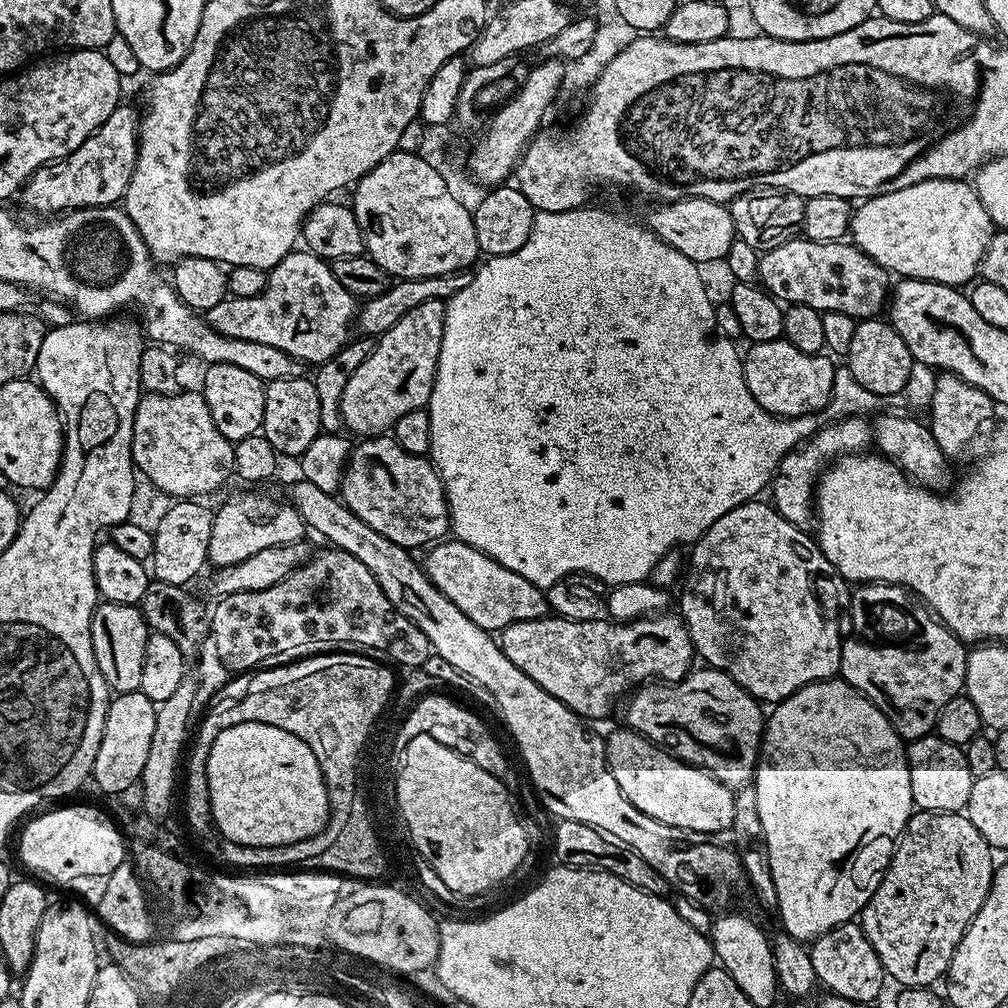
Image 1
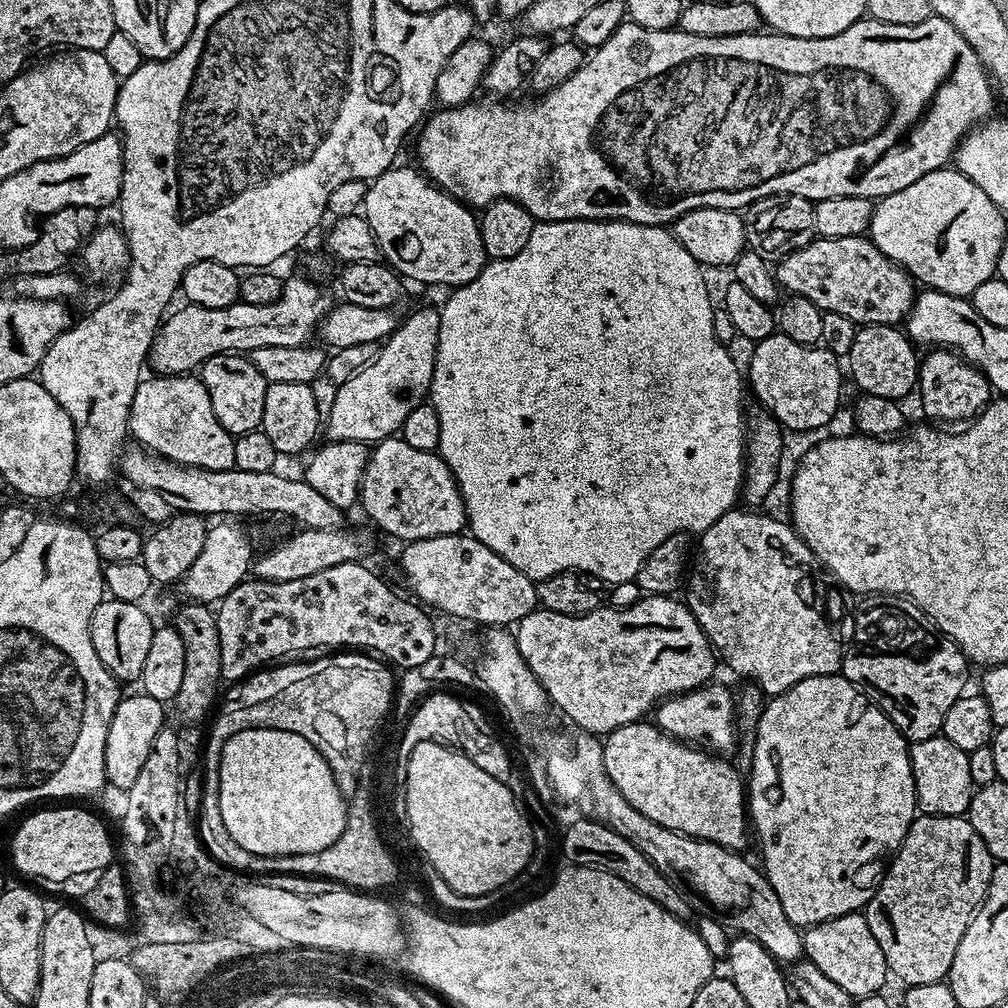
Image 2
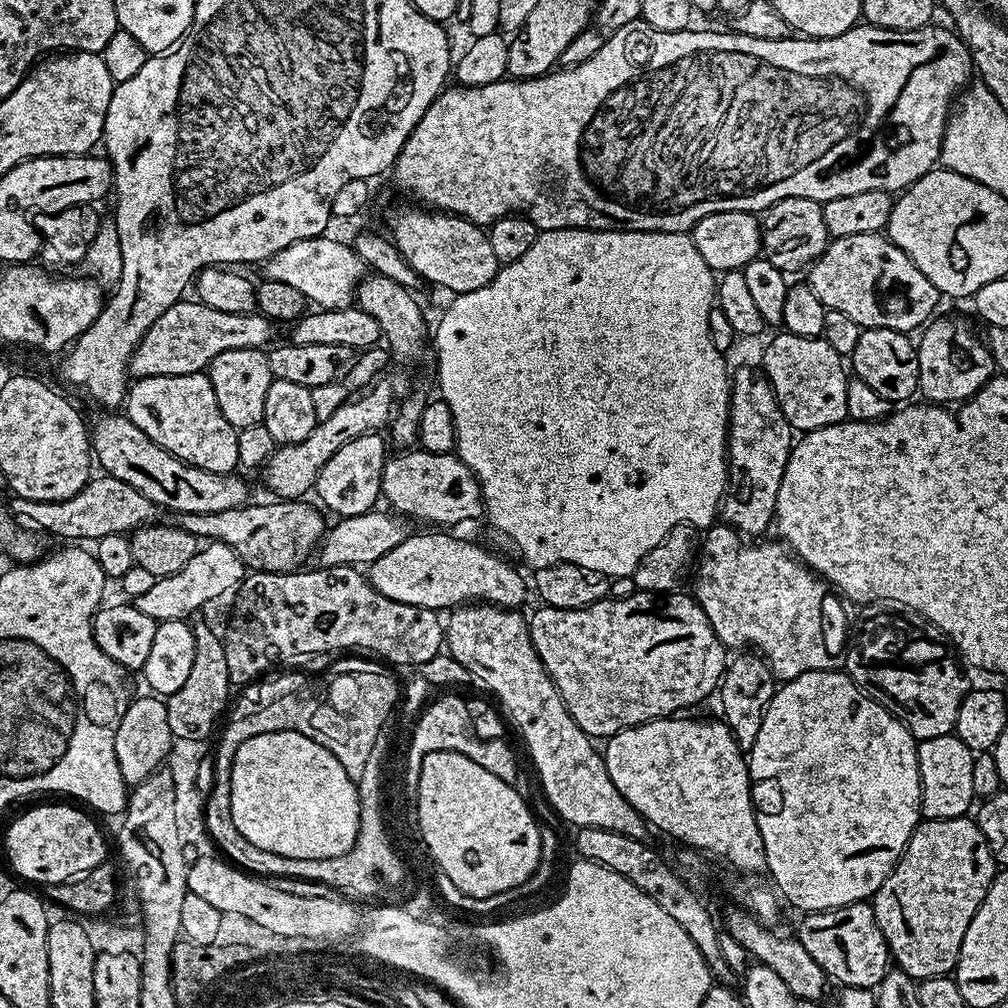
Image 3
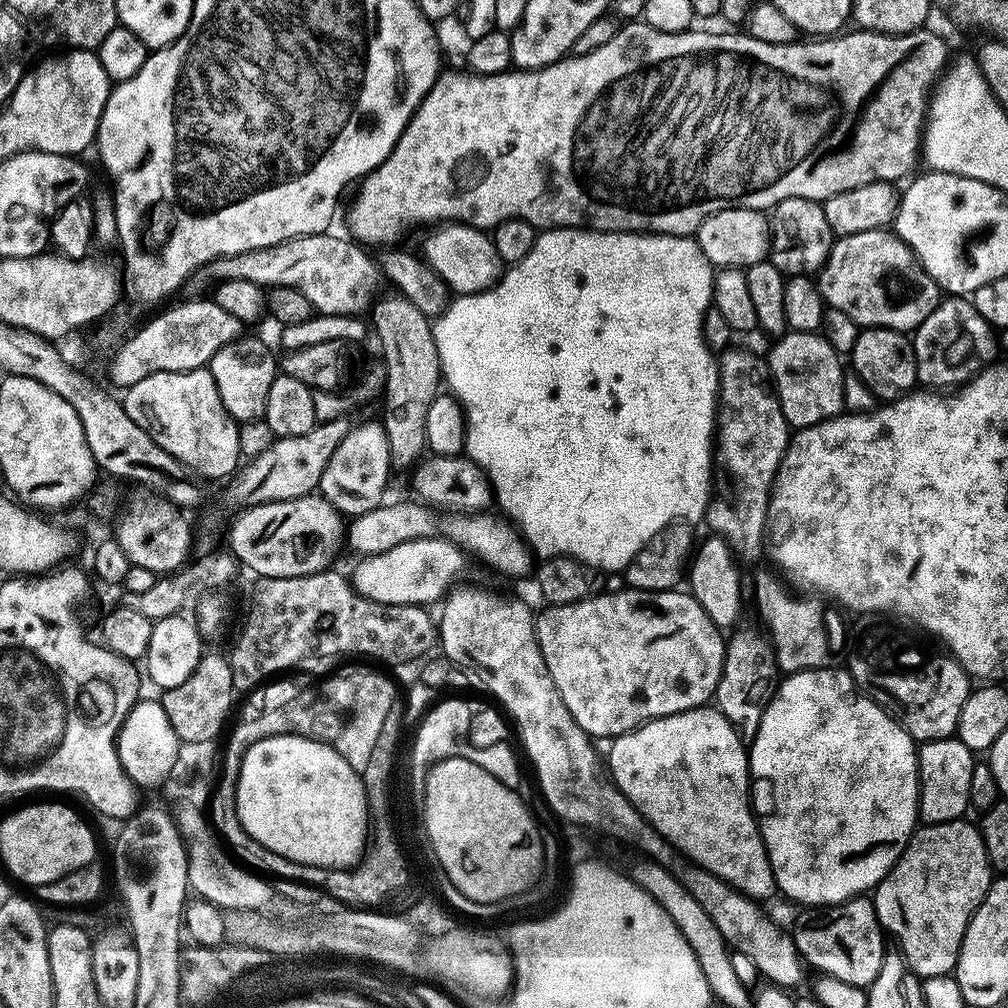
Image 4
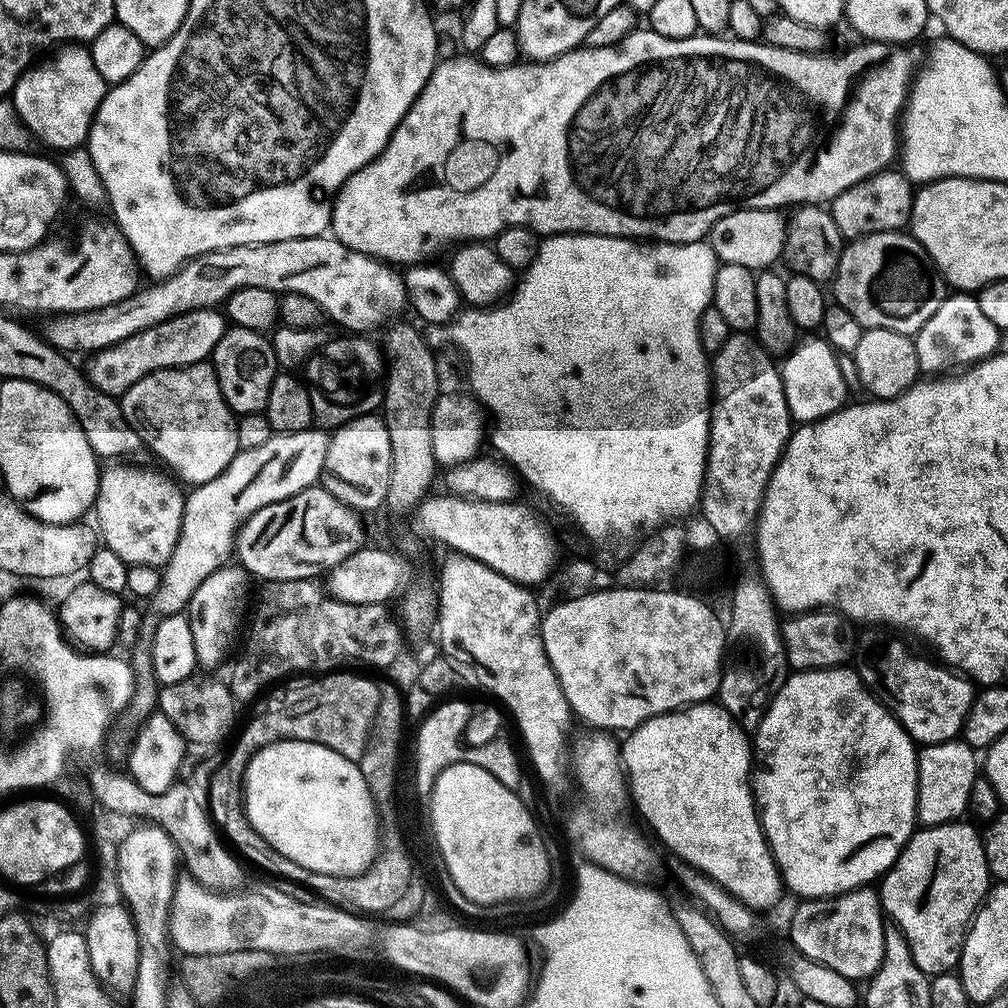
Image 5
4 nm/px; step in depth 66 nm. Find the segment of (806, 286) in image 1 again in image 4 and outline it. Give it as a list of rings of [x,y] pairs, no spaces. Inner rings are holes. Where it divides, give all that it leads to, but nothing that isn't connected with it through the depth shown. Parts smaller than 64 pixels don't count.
[[[866,230],[859,232],[853,236],[839,237],[832,245],[832,253],[828,256],[827,263],[820,269],[818,273],[818,283],[820,285],[820,293],[824,295],[824,303],[834,310],[843,310],[846,314],[850,314],[850,318],[854,318],[854,322],[864,328],[892,328],[895,332],[911,333],[926,318],[930,318],[930,314],[937,308],[942,299],[942,289],[936,283],[934,278],[930,278],[930,274],[924,268],[924,263],[914,254],[914,250],[905,240],[901,240],[892,230]]]

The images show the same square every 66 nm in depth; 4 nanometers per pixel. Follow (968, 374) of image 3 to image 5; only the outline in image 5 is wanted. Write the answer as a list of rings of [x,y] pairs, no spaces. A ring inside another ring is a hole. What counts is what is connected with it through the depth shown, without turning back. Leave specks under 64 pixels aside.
[[[949,294],[942,302],[942,306],[938,306],[938,310],[934,310],[930,322],[926,322],[926,326],[922,326],[914,337],[920,371],[924,374],[948,374],[953,370],[978,364],[981,360],[988,359],[989,356],[997,355],[998,349],[1001,347],[1001,345],[999,346],[1000,336],[1002,336],[1001,329],[996,328],[994,322],[990,322],[990,318],[986,318],[986,314],[982,314],[982,306],[978,306],[975,295]]]

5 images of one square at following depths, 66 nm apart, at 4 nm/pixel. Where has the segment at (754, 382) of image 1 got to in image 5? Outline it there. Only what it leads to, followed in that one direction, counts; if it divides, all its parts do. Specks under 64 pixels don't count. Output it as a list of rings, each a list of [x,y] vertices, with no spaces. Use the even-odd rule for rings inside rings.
[[[822,338],[801,341],[783,359],[780,373],[787,406],[791,417],[797,423],[820,420],[832,412],[839,411],[847,403],[850,393],[840,372],[837,353],[832,345]]]

